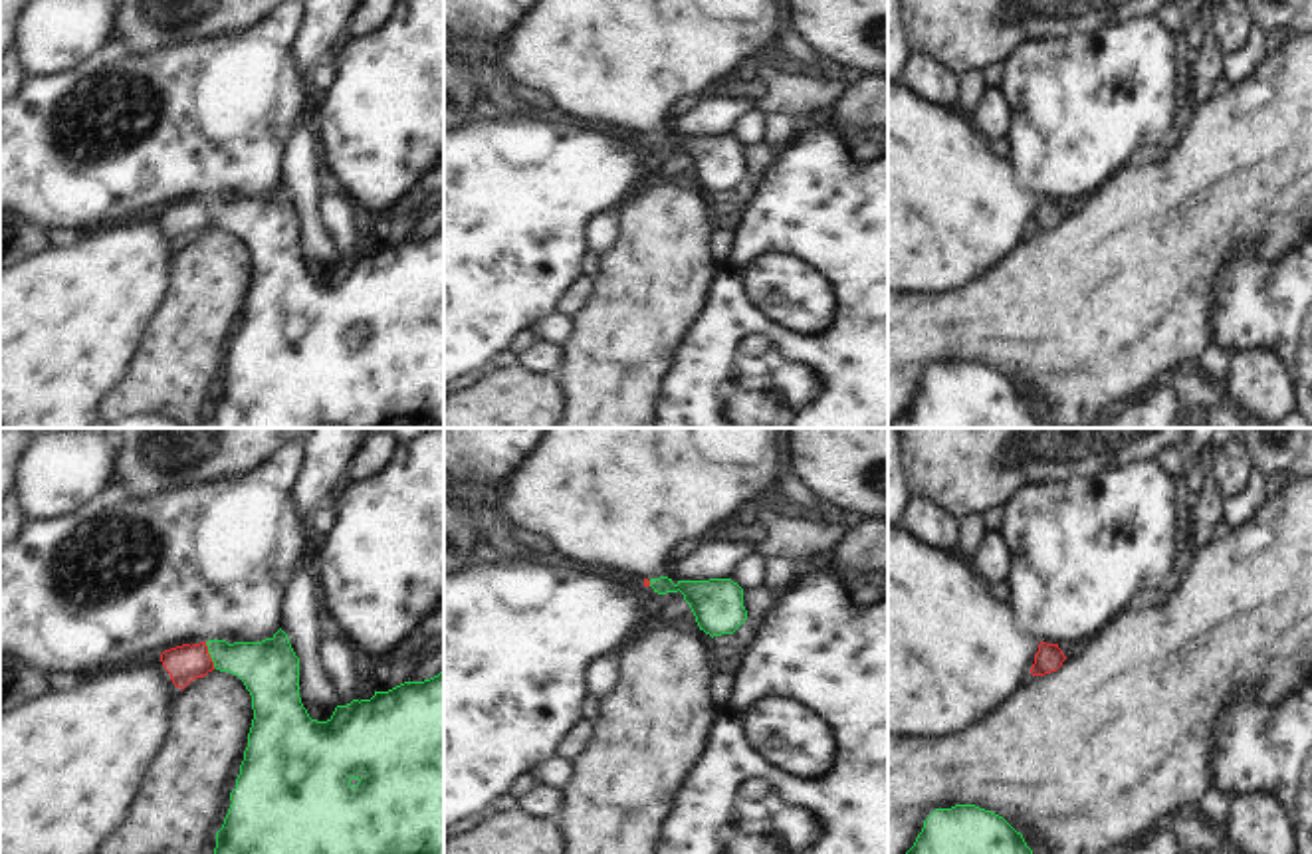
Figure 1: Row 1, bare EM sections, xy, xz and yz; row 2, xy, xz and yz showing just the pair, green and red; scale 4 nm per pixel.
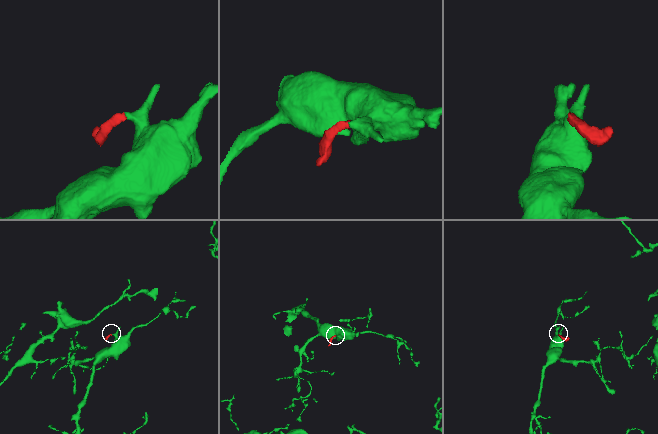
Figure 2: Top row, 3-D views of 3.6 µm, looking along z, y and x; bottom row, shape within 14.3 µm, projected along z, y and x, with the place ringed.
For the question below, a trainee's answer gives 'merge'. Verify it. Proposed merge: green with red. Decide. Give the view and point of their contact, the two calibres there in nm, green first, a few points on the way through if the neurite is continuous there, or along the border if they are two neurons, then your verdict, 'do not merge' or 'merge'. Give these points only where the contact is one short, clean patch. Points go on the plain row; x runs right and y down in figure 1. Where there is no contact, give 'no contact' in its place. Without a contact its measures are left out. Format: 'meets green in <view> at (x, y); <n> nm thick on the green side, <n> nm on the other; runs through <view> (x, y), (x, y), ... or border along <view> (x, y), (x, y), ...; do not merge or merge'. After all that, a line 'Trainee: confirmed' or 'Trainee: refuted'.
meets green in xy at (211, 211); 240 nm thick on the green side, 150 nm on the other; runs through xy (270, 226), (244, 214), (211, 211), (185, 218); merge
Trainee: confirmed

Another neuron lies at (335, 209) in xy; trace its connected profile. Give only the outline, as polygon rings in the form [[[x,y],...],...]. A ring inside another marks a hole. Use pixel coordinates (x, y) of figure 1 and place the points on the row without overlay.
[[[337,192],[319,194],[319,210],[327,230],[333,236],[337,248],[337,262],[347,262],[355,256],[355,214],[347,194]]]

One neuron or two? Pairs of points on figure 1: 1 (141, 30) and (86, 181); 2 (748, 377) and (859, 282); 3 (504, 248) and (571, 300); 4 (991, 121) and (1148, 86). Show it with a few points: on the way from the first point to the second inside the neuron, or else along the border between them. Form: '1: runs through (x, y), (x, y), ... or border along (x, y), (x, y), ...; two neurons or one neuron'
1: border along (119, 30), (137, 50), (181, 44); two neurons
2: runs through (783, 377), (803, 361), (811, 361), (855, 318); one neuron
3: border along (591, 272), (585, 272), (567, 290), (555, 312); two neurons
4: border along (1001, 88), (1009, 107), (1011, 135); two neurons

